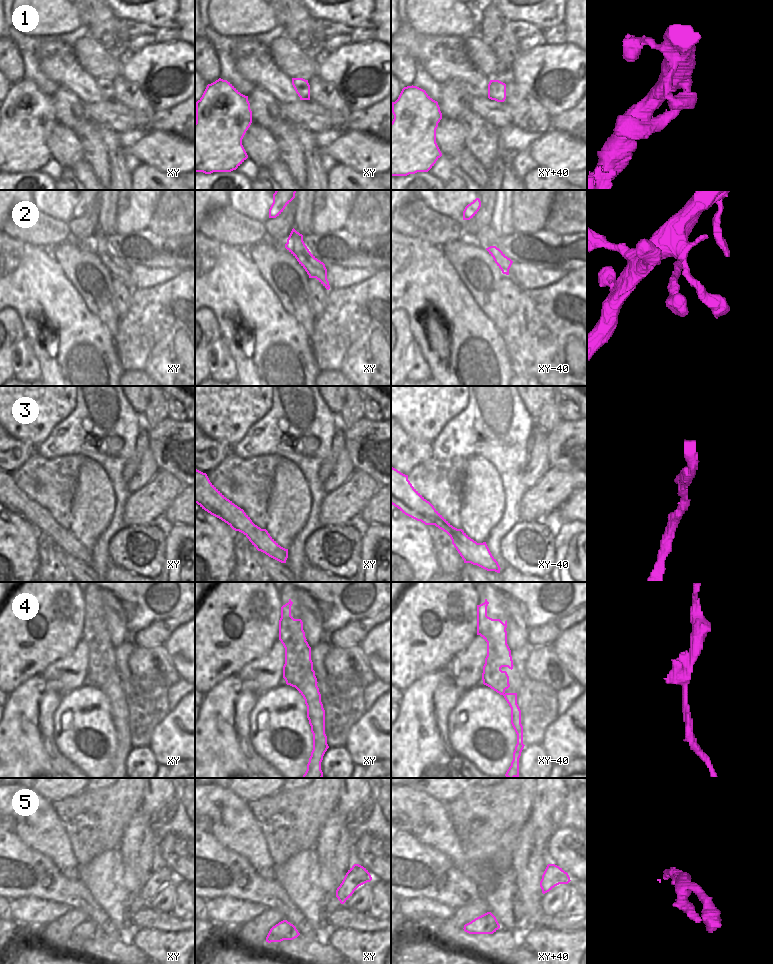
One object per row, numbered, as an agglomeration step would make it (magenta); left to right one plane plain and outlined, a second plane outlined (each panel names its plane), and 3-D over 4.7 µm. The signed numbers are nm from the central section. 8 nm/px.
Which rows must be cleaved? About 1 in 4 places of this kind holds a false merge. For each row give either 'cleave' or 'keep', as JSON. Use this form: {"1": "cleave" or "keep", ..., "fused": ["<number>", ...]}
{"1": "keep", "2": "keep", "3": "keep", "4": "cleave", "5": "keep", "fused": ["4"]}

